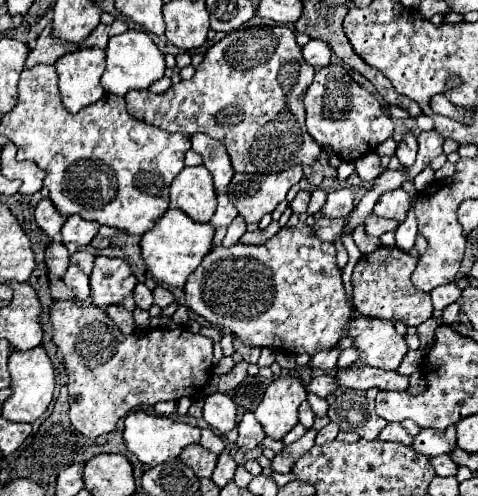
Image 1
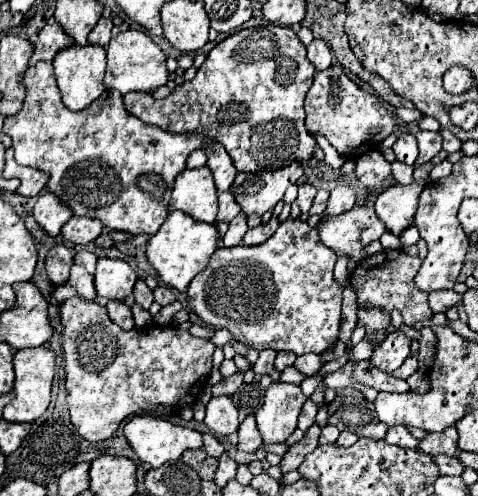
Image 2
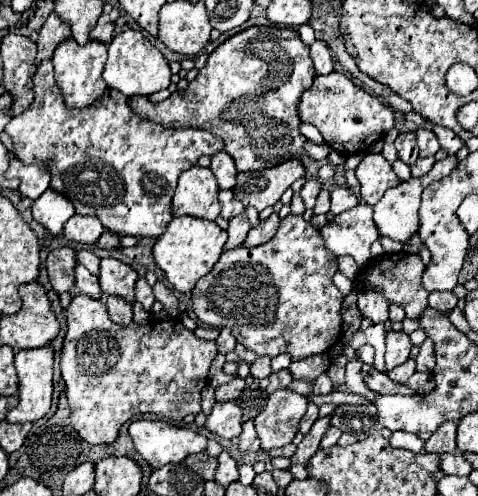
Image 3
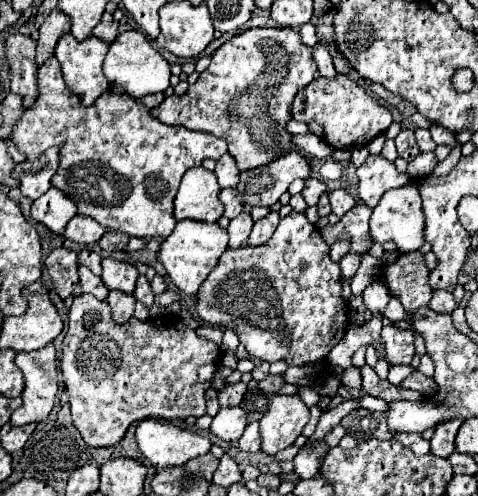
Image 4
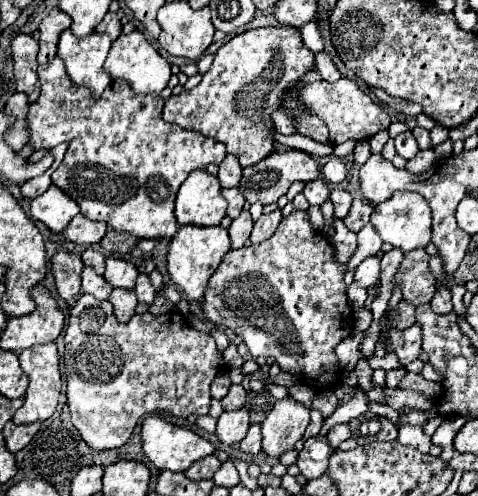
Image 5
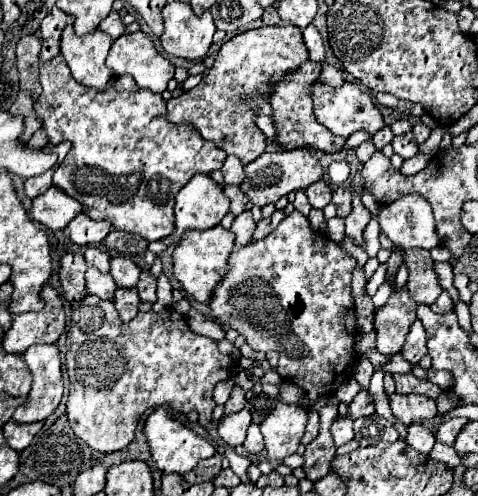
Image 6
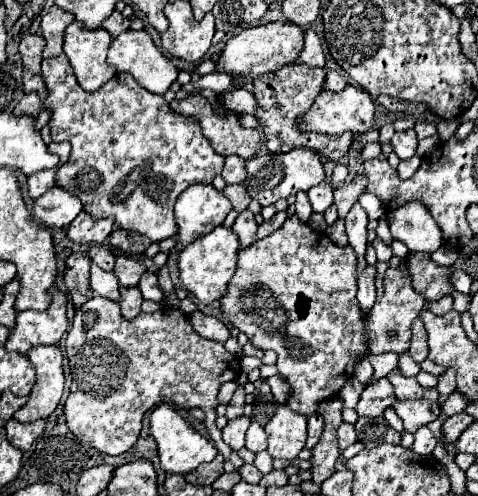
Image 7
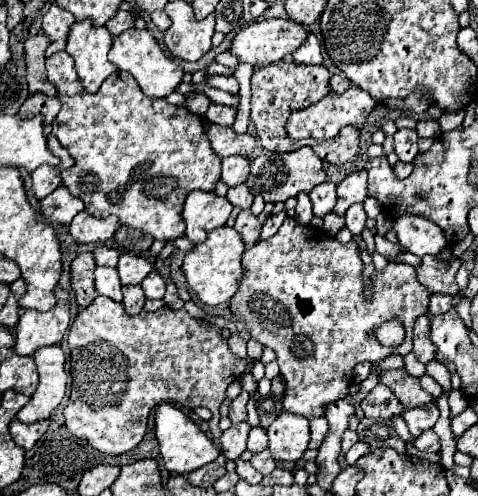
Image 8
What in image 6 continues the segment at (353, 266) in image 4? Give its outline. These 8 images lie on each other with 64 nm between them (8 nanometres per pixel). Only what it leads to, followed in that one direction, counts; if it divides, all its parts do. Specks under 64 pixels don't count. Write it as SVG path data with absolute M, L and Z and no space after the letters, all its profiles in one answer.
M372 218L372 220L368 222L366 230L364 230L364 246L366 246L366 248L372 248L372 250L364 250L368 256L376 256L376 254L378 254L378 250L376 250L376 248L380 248L378 234L380 234L380 226L378 226L378 222Z

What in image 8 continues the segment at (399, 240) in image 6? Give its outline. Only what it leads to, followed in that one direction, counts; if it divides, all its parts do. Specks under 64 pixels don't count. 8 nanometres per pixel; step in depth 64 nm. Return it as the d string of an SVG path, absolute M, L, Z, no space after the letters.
M406 212L404 216L398 216L394 222L394 232L404 250L416 256L426 256L426 254L434 256L446 248L446 238L440 226L436 226L434 222L430 222L420 214Z

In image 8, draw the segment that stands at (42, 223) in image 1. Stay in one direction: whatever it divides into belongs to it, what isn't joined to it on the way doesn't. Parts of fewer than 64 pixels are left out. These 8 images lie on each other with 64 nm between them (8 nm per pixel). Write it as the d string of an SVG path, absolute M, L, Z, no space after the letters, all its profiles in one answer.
M58 186L52 194L40 200L40 214L50 224L70 224L72 218L84 210L84 202L68 192L68 188Z

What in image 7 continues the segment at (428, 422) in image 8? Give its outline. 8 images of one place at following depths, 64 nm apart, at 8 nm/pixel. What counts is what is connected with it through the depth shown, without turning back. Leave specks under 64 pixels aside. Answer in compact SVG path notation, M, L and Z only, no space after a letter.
M396 400L392 410L402 418L408 432L416 432L418 426L426 426L438 416L438 404L430 400Z

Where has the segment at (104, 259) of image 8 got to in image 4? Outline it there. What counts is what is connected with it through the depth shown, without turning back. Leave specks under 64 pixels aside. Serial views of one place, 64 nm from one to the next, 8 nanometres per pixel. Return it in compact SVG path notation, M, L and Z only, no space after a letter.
M82 250L78 254L78 262L84 264L86 268L90 268L94 274L100 274L100 262L102 262L102 258L94 250Z

